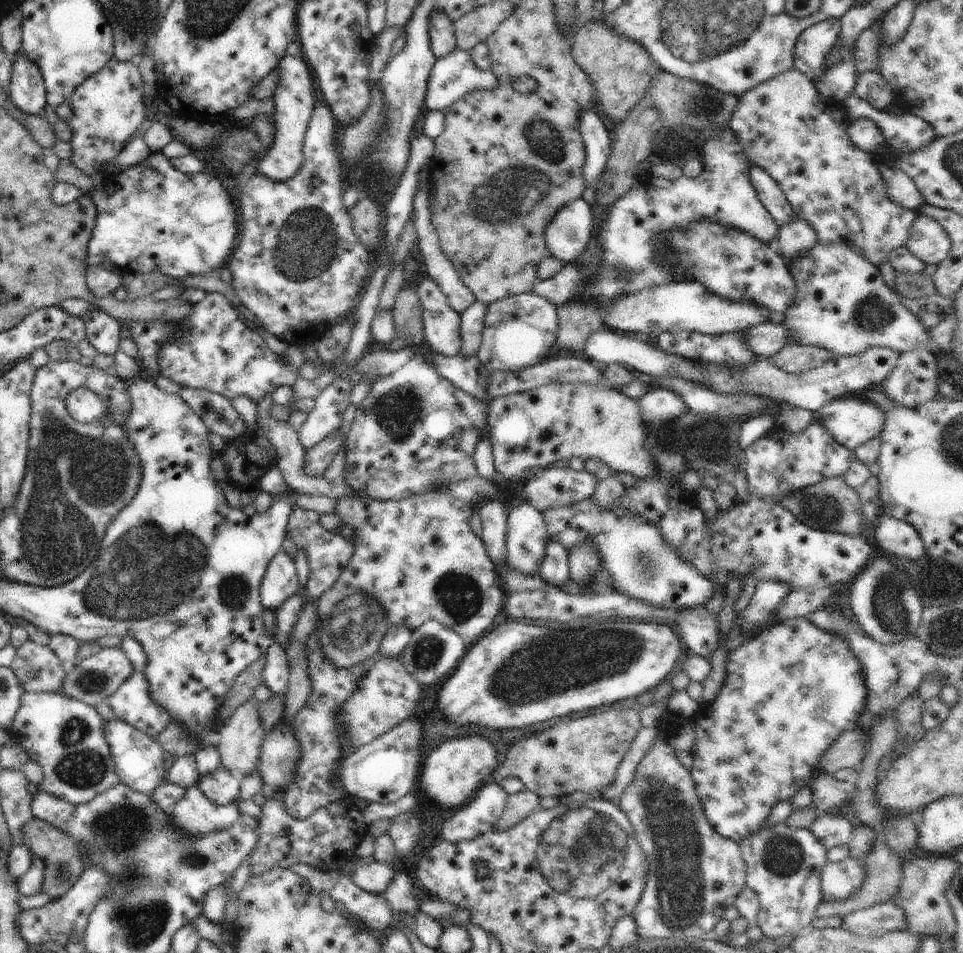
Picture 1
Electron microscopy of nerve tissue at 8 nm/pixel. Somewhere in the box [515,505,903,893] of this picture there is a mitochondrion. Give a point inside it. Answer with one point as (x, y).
(783, 857)

